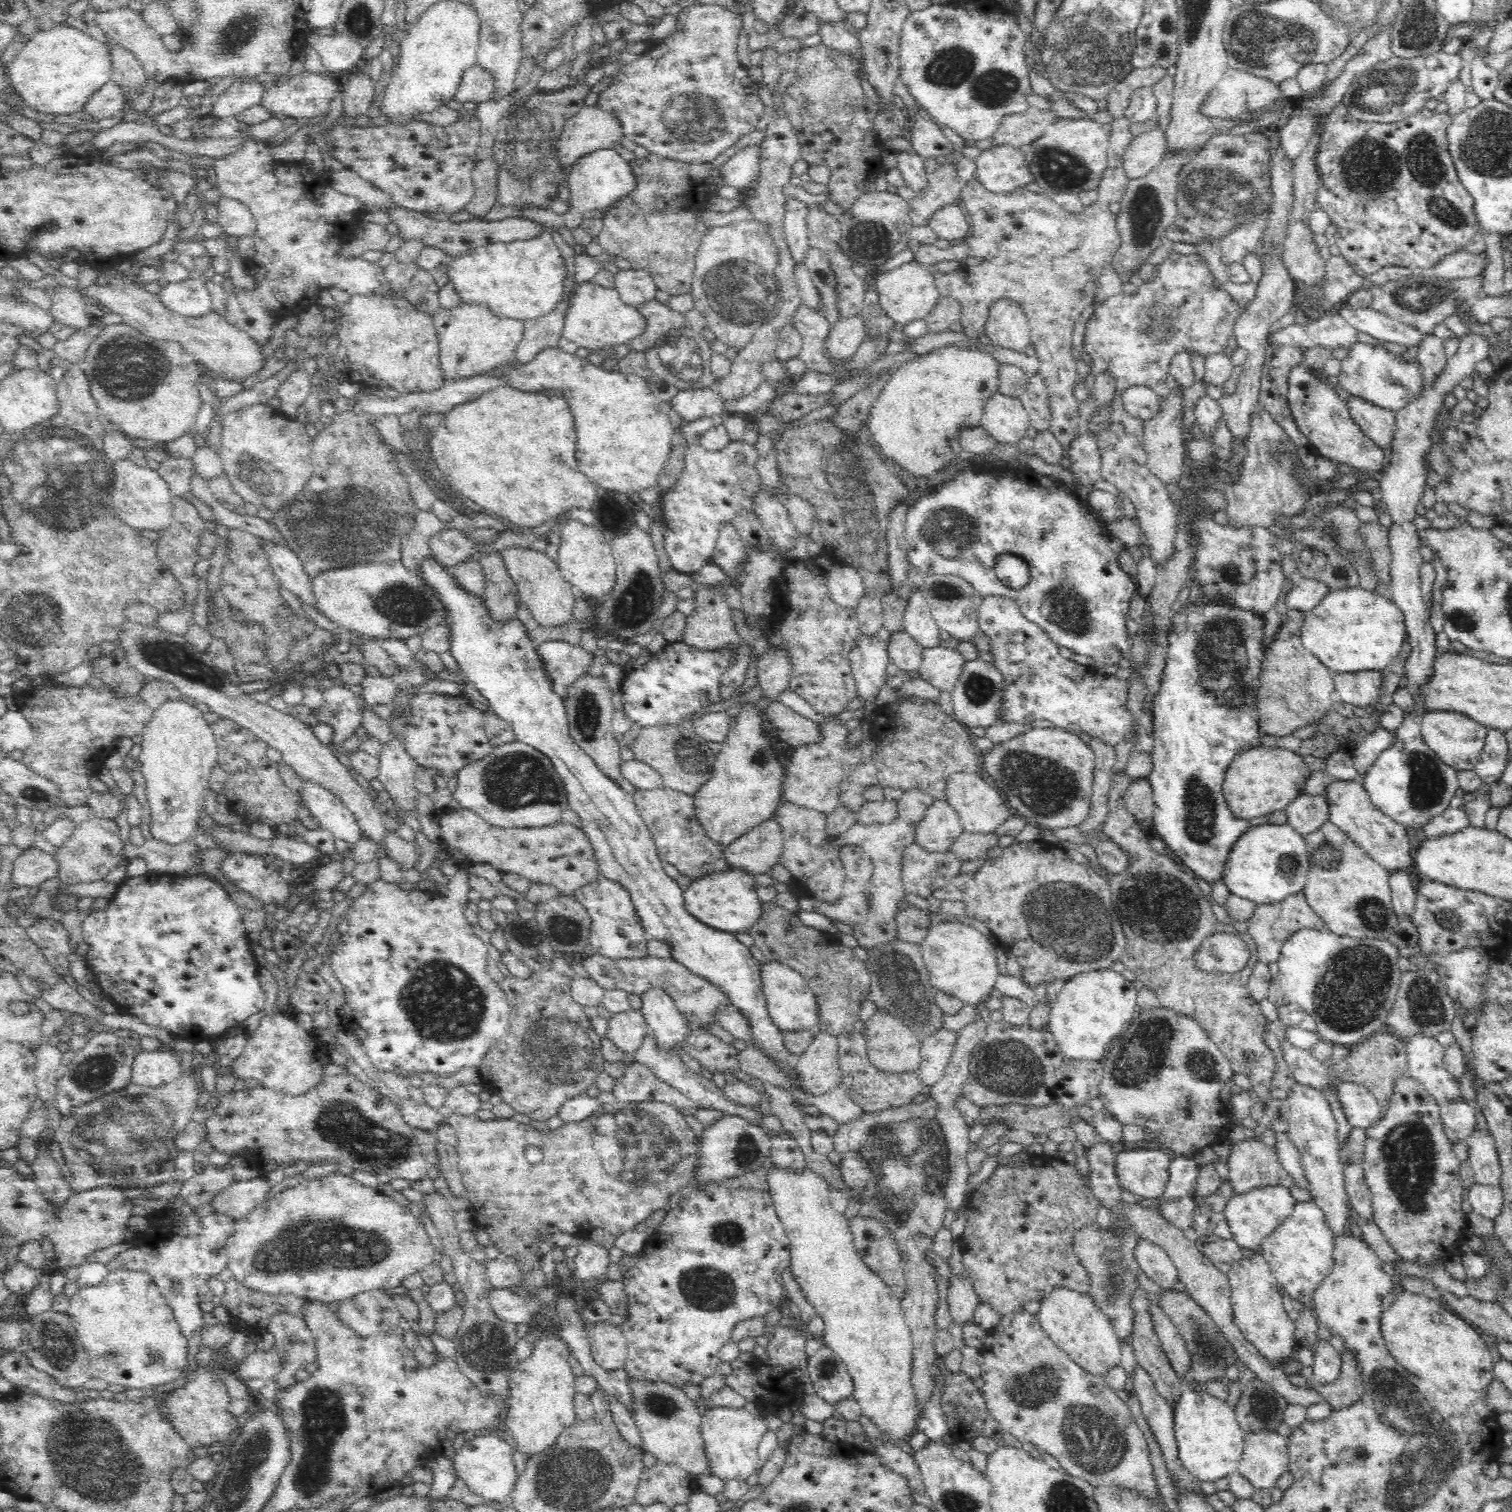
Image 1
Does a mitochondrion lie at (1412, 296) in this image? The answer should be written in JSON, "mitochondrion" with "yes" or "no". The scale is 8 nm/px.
{"mitochondrion":"yes"}

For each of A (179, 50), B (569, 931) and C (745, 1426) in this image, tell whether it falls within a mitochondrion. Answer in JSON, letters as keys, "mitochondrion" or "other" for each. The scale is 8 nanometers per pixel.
{"A":"other","B":"mitochondrion","C":"other"}

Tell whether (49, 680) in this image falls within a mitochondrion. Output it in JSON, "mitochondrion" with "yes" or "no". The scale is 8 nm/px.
{"mitochondrion":"no"}

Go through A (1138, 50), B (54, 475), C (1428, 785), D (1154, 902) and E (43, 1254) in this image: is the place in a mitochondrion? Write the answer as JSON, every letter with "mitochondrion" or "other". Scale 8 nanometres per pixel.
{"A":"mitochondrion","B":"mitochondrion","C":"mitochondrion","D":"mitochondrion","E":"other"}

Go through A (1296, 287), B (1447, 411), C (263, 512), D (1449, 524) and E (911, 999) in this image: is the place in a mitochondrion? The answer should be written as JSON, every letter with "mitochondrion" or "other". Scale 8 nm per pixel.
{"A":"other","B":"other","C":"other","D":"other","E":"mitochondrion"}

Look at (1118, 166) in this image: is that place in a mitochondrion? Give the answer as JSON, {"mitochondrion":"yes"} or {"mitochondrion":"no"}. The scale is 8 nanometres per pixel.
{"mitochondrion":"no"}

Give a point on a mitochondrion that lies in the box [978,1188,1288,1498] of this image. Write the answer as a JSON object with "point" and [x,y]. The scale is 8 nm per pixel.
{"point":[1098,1440]}

